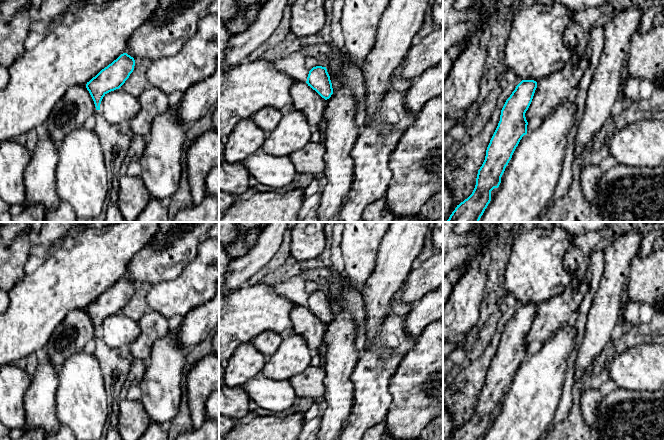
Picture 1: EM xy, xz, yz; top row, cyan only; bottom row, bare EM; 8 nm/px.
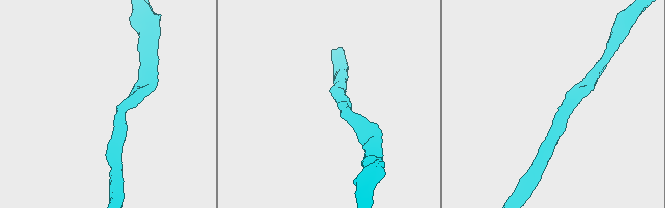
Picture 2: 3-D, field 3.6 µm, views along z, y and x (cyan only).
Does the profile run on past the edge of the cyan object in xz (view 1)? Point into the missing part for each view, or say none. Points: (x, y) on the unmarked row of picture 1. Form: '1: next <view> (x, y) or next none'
1: next xz (305, 323)

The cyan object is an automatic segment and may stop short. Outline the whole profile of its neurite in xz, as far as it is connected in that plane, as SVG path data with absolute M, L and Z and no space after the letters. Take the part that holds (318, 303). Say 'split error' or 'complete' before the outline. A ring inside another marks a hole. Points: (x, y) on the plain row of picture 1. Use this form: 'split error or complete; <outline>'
split error; M313 291L306 306L294 303L290 312L292 333L303 336L311 351L315 353L324 345L326 324L332 318L332 307L326 291Z

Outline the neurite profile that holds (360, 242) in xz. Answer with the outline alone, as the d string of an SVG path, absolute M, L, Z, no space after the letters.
M345 222L340 247L345 264L344 273L351 289L365 288L372 275L379 256L379 245L387 233L391 222Z

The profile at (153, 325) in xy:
M150 309L139 320L139 326L141 333L129 349L135 359L148 361L153 344L169 333L168 319Z

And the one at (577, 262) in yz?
M572 242L564 256L564 266L571 275L571 286L577 288L583 281L590 277L591 252L584 252Z

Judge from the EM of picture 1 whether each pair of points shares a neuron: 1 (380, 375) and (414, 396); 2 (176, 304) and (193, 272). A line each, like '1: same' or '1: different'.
1: different
2: same

